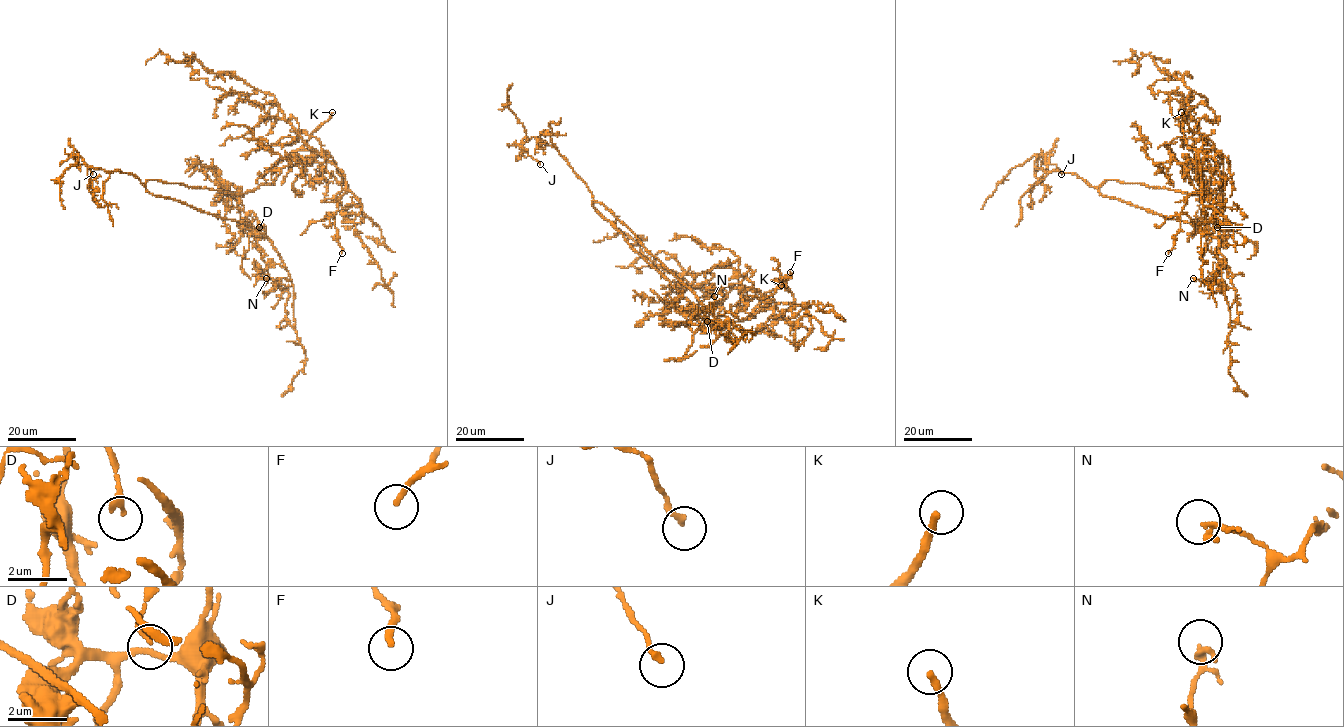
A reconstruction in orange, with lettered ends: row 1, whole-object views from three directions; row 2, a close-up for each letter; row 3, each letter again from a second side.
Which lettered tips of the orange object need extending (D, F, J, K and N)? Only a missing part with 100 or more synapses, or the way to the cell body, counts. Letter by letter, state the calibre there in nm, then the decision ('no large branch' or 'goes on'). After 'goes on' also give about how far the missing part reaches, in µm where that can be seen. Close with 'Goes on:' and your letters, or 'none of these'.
D: 220 nm thick; no large branch
F: 190 nm thick; no large branch
J: 190 nm thick; no large branch
K: 240 nm thick; goes on; about 60 µm are missing
N: 170 nm thick; no large branch
Goes on: K

